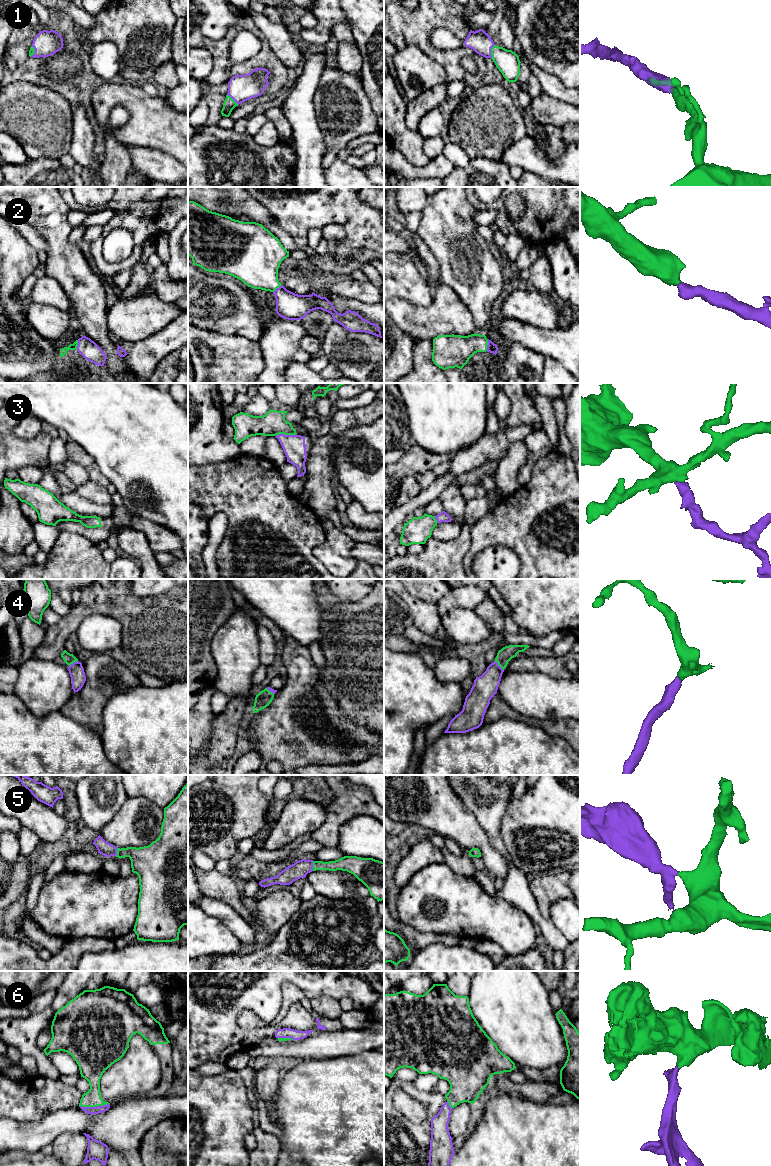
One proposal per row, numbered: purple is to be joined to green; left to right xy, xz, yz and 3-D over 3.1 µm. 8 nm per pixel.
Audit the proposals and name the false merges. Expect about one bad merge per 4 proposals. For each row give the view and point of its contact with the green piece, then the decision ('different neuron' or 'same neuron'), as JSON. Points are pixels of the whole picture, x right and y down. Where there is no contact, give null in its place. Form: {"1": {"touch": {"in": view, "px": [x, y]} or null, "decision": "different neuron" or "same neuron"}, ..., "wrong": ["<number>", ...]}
{"1": {"touch": {"in": "yz", "px": [491, 51]}, "decision": "same neuron"}, "2": {"touch": {"in": "yz", "px": [487, 344]}, "decision": "same neuron"}, "3": {"touch": {"in": "xz", "px": [285, 434]}, "decision": "same neuron"}, "4": {"touch": {"in": "yz", "px": [498, 664]}, "decision": "same neuron"}, "5": {"touch": {"in": "xz", "px": [313, 866]}, "decision": "same neuron"}, "6": {"touch": {"in": "xy", "px": [94, 1106]}, "decision": "same neuron"}, "wrong": []}

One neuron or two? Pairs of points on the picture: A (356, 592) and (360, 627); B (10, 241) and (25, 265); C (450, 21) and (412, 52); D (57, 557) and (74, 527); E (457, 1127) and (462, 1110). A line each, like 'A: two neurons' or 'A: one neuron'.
A: two neurons
B: one neuron
C: two neurons
D: two neurons
E: one neuron

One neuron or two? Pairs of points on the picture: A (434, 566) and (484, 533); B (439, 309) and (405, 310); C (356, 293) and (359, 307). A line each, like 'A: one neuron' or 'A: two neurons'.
A: two neurons
B: one neuron
C: two neurons

